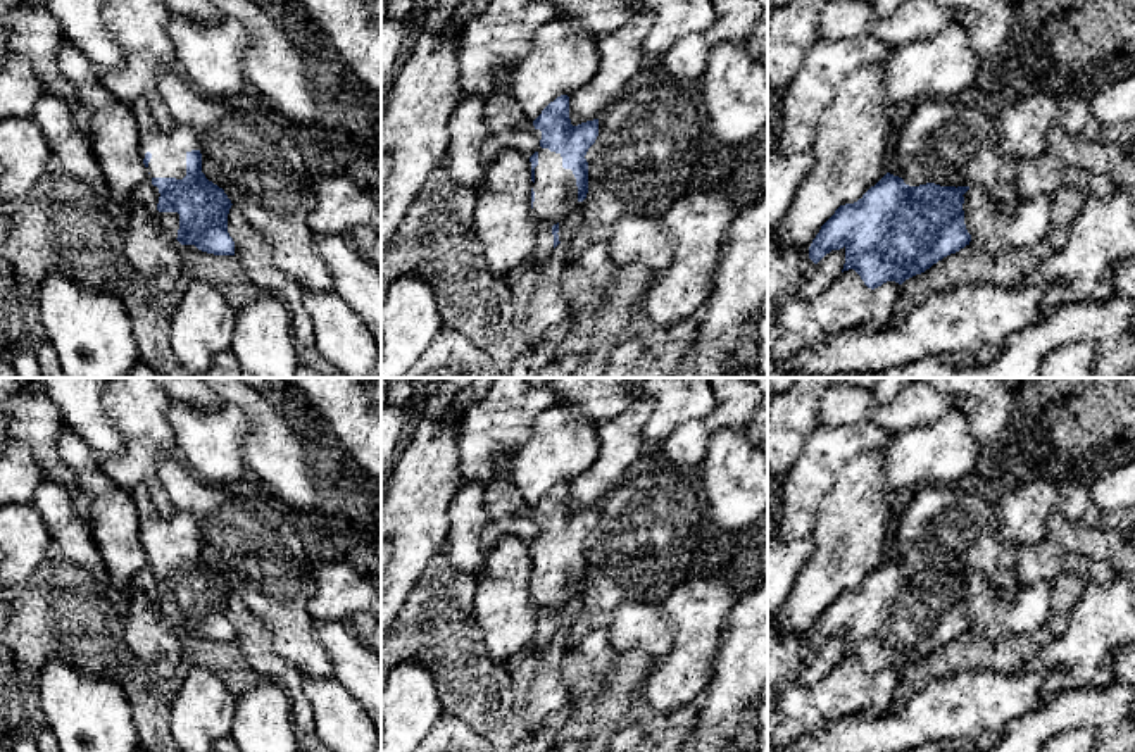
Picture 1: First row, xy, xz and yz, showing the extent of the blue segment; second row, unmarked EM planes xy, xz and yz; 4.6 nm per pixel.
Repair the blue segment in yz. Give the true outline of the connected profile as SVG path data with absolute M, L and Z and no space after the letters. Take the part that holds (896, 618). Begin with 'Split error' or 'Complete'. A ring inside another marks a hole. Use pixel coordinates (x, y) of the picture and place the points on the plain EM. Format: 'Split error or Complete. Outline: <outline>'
Complete. Outline: M887 559L857 588L840 592L821 612L809 633L809 645L818 650L831 636L845 636L843 657L854 655L871 676L887 667L902 671L925 659L944 643L959 638L971 628L964 611L964 580L969 573L940 573L926 569L909 573L902 564Z

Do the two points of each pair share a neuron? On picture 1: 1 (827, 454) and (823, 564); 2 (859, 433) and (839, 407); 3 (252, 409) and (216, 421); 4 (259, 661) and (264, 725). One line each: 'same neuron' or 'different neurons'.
1: different neurons
2: different neurons
3: different neurons
4: different neurons

